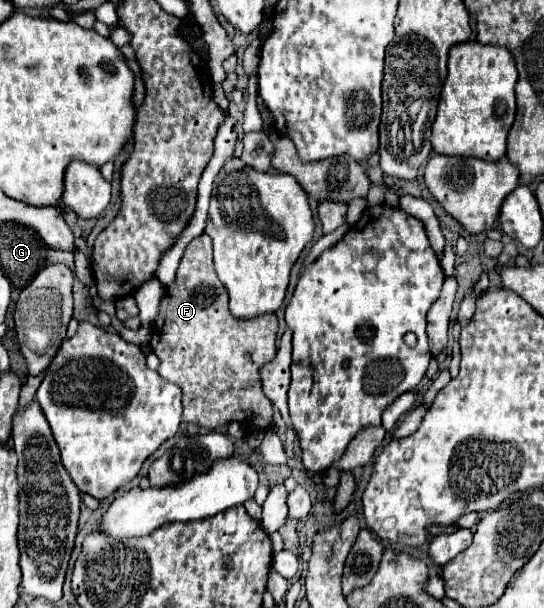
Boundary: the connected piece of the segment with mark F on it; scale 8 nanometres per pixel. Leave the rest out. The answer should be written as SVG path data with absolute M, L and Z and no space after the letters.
M210 236L194 238L176 270L176 286L166 290L150 348L160 358L158 374L182 390L182 418L202 428L240 422L248 430L268 430L274 420L272 402L262 390L260 368L276 356L276 314L238 320L228 310L226 288L214 274Z

